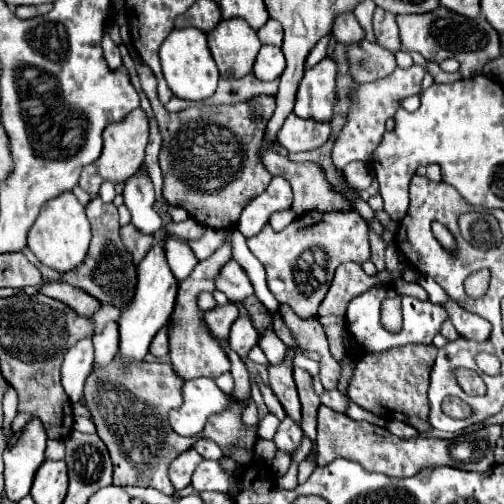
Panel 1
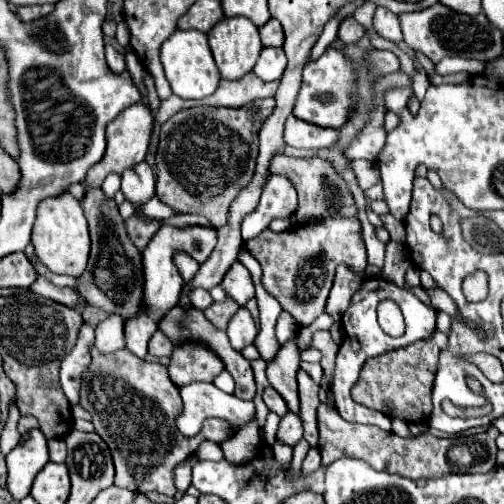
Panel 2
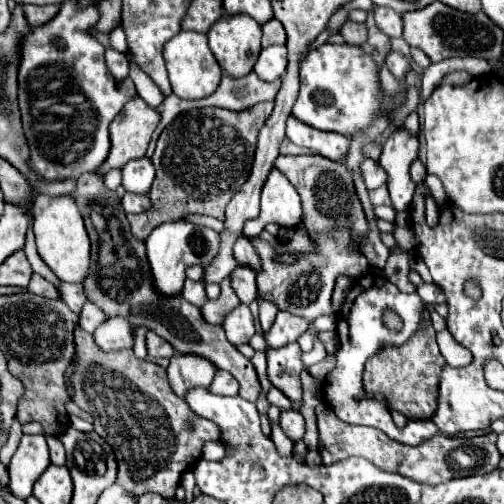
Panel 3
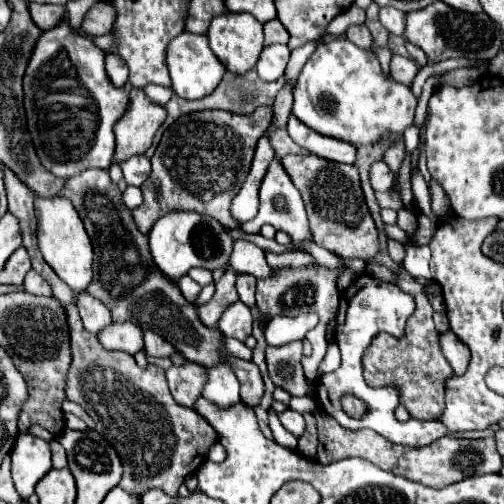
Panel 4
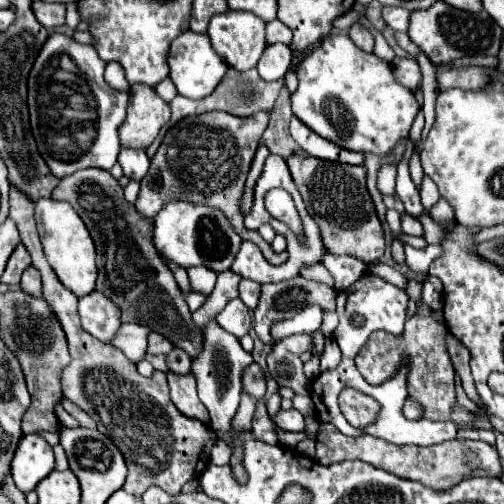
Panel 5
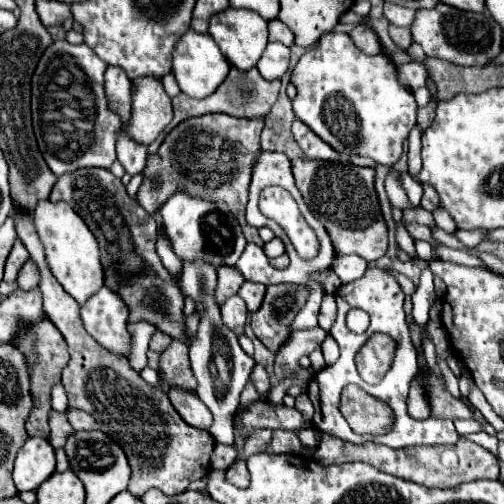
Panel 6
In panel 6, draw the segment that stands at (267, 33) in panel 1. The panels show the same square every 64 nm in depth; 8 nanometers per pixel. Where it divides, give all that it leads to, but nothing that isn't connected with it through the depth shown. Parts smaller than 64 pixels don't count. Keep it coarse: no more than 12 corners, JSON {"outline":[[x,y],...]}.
{"outline":[[278,18],[268,22],[270,42],[294,44],[292,30]]}

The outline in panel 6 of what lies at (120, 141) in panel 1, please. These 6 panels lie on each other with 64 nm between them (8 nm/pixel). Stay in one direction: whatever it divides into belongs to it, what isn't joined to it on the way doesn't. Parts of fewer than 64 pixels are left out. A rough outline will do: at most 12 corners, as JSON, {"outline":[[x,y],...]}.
{"outline":[[156,76],[136,78],[128,134],[152,144],[172,122]]}

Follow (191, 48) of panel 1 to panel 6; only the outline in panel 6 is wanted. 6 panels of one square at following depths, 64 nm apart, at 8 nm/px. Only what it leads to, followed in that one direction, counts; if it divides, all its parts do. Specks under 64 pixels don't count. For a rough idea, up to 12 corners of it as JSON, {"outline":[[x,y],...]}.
{"outline":[[190,30],[174,48],[172,74],[190,98],[226,80],[230,62],[210,34]]}

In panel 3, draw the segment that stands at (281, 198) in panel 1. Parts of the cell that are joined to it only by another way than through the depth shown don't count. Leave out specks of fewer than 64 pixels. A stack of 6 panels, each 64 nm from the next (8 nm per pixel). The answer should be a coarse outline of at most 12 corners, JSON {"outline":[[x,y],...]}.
{"outline":[[276,168],[262,188],[262,210],[244,224],[256,236],[266,224],[302,226],[296,188]]}

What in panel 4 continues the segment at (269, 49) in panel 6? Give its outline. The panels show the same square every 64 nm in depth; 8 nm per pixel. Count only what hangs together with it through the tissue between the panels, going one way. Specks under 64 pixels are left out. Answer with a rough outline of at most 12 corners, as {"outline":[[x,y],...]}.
{"outline":[[284,44],[266,46],[258,76],[278,80],[288,64],[290,50]]}

